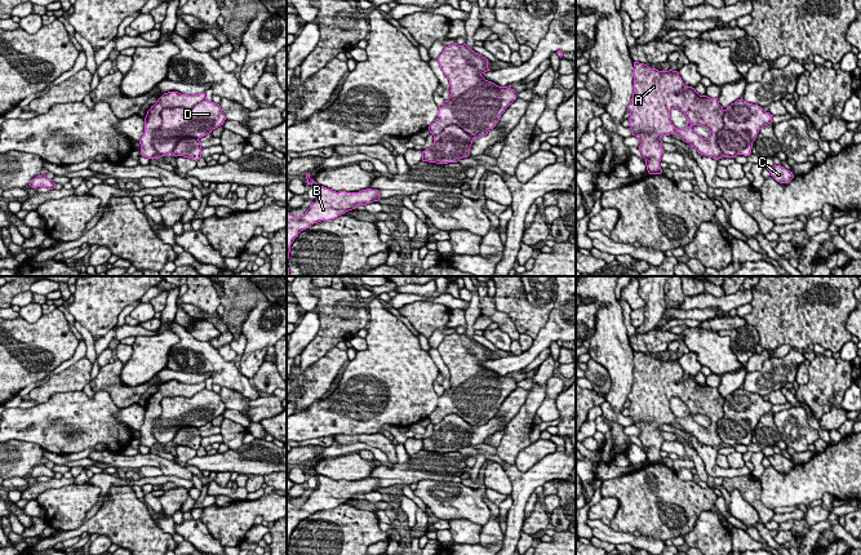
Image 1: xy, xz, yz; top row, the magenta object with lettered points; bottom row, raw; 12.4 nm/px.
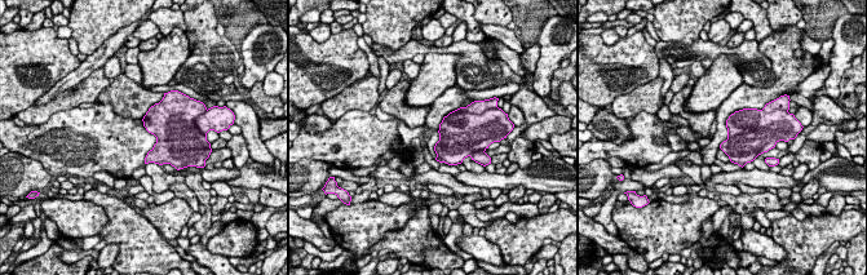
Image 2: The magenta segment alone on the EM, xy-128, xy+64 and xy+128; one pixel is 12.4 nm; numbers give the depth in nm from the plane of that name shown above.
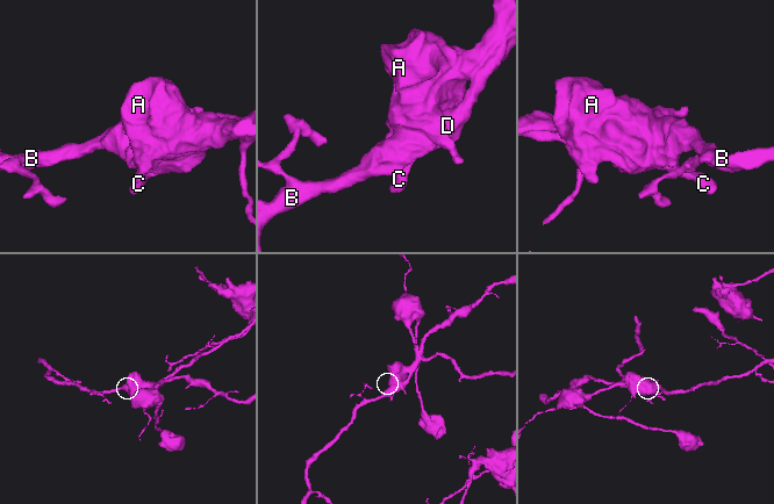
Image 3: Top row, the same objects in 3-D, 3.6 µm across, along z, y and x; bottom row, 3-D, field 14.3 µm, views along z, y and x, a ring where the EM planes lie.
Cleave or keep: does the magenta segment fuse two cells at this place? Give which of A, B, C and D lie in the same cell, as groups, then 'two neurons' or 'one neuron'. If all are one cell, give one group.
A C / B D; two neurons

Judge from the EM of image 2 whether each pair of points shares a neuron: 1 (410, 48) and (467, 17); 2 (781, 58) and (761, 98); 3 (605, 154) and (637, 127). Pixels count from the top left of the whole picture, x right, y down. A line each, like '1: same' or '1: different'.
1: different
2: same
3: same

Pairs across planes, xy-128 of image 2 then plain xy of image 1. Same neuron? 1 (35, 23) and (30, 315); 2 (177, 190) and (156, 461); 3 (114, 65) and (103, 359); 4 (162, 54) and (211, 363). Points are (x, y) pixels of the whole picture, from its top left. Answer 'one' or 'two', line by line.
1: one
2: one
3: one
4: two

